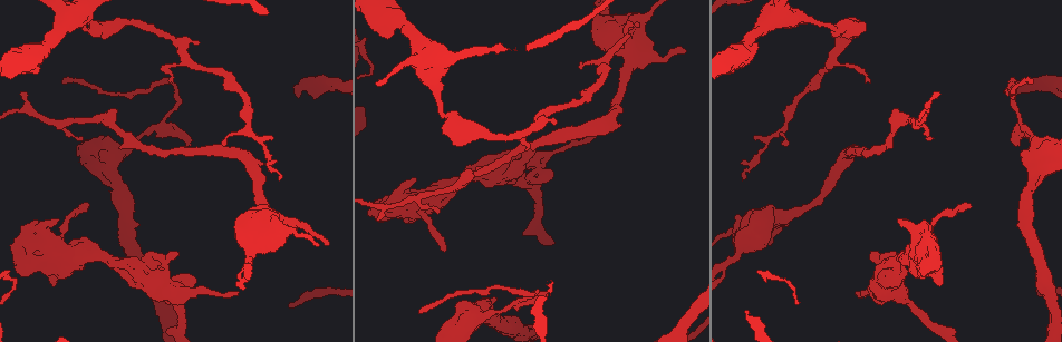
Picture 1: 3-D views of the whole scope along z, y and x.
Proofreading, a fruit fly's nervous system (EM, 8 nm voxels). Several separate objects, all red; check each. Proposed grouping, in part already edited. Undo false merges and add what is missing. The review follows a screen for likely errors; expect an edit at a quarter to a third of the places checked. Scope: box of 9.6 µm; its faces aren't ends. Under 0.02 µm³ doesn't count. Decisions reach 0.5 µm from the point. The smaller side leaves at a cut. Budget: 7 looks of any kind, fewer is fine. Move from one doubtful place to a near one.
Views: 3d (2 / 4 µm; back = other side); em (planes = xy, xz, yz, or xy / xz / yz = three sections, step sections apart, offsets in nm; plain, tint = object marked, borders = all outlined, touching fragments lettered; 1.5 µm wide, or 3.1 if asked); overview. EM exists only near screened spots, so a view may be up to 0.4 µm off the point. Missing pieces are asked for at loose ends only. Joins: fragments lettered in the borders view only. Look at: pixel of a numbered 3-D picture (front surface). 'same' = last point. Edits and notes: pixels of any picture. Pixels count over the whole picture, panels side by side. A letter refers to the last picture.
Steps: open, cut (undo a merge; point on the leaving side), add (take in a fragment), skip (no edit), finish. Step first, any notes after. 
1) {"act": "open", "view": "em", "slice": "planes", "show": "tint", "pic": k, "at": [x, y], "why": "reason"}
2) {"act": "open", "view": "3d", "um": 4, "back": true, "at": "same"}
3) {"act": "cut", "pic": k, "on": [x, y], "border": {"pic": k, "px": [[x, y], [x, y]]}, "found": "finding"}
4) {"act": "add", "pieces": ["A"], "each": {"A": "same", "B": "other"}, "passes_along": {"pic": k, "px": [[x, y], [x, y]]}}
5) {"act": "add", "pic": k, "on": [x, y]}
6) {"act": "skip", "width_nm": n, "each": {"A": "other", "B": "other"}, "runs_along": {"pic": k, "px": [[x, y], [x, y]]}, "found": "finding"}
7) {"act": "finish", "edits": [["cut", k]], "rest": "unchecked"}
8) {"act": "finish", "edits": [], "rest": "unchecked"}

{"act": "open", "view": "3d", "um": 4, "pic": 1, "at": [739, 252], "why": "thick turns thin"}

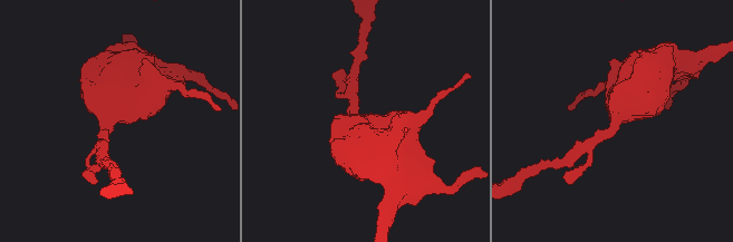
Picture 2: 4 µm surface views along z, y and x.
{"act": "open", "view": "em", "slice": "xz", "step": 8, "show": "tint", "pic": 2, "at": [353, 116], "why": "shape alone is not enough"}

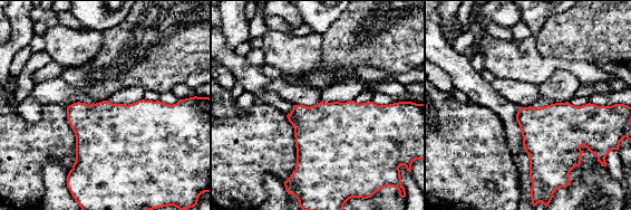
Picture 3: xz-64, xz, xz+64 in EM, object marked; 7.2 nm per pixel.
{"act": "open", "view": "em", "slice": "planes", "show": "borders", "at": "same"}

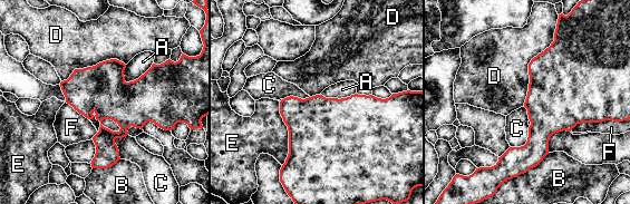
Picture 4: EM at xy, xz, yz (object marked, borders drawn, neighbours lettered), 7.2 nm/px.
{"act": "skip", "width_nm": 380, "longest_contact_nm": ["D", 600], "each": {"A": "other", "B": "other", "C": "other", "D": "other", "E": "other", "F": "other"}, "found": "continuous, no second neuron"}

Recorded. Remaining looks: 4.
{"act": "open", "view": "3d", "um": 2, "pic": 1, "at": [149, 294]}

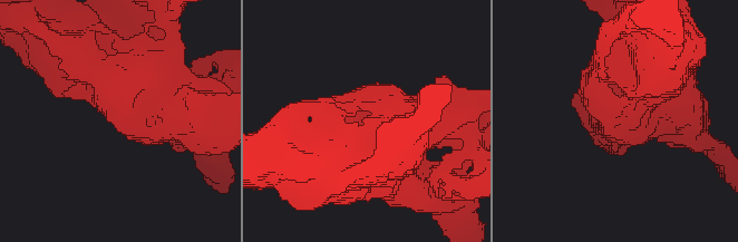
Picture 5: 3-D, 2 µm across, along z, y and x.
{"act": "open", "view": "em", "slice": "planes", "show": "borders", "pic": 5, "at": [364, 101]}

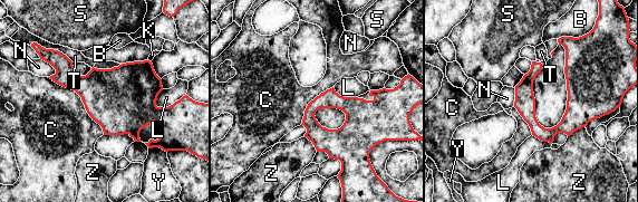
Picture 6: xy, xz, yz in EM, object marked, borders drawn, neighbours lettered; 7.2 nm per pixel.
{"act": "skip", "longest_contact_nm": ["C", 600], "each": {"B": "other", "C": "other", "K": "other", "L": "other", "N": "other", "S": "other", "T": "other", "Y": "other", "Z": "other"}, "border": {"pic": 6, "px": [[40, 58], [55, 69], [54, 75]]}, "found": "no lettered fragment goes on from it"}

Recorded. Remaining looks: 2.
{"act": "finish", "edits": [], "rest": "unchecked"}

